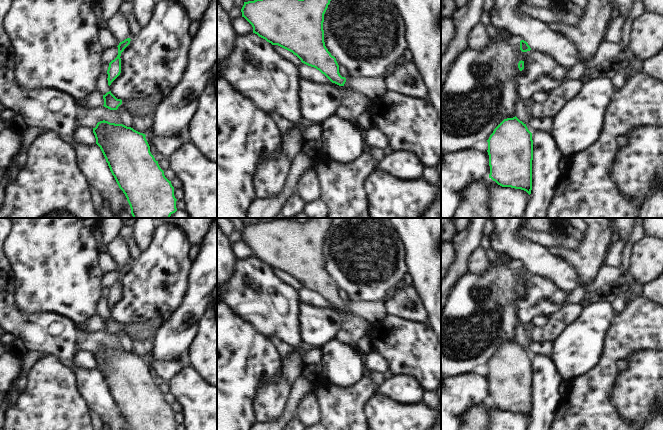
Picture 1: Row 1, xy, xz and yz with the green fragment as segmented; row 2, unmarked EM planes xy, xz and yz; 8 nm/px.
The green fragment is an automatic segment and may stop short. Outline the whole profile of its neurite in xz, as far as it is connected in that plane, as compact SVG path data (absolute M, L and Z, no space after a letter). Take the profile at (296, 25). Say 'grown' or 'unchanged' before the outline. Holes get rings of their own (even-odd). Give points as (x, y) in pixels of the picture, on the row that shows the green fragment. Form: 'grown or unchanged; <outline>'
grown; M254 0L244 2L241 9L253 27L253 33L272 45L278 45L296 55L302 63L314 67L332 83L350 87L369 99L375 99L387 90L383 77L342 77L336 58L324 42L324 14L331 0Z

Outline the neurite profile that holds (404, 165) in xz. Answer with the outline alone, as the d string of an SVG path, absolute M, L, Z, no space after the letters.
M399 150L384 156L377 169L400 180L409 181L422 177L424 164L411 151Z

